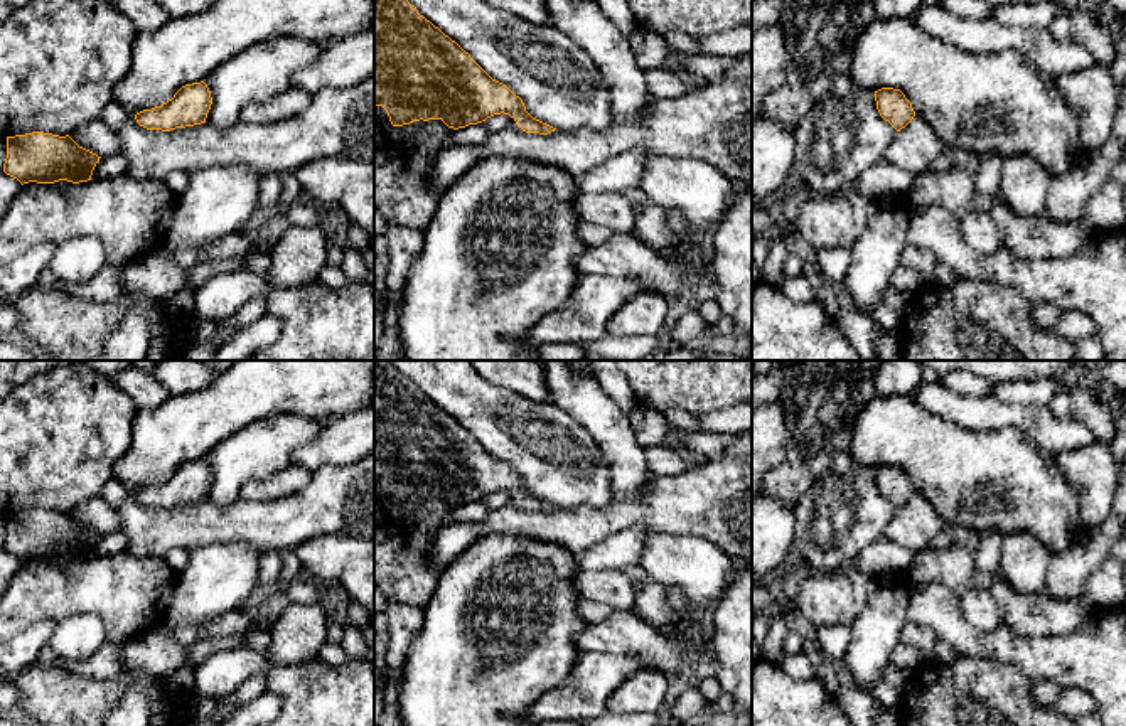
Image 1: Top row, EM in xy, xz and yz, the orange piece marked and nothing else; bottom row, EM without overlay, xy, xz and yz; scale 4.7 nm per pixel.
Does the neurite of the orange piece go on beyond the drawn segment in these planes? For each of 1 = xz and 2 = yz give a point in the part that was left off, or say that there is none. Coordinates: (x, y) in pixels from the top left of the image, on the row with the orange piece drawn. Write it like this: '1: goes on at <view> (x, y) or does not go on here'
1: does not go on here
2: does not go on here

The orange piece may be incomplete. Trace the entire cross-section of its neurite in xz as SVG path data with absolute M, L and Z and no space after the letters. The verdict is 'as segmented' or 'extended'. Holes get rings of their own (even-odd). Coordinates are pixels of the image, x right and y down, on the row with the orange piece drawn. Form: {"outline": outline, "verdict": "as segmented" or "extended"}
{"outline": "M374 0L374 104L386 109L393 126L442 120L458 130L504 113L526 133L548 135L556 130L533 118L519 96L492 79L408 0Z", "verdict": "as segmented"}

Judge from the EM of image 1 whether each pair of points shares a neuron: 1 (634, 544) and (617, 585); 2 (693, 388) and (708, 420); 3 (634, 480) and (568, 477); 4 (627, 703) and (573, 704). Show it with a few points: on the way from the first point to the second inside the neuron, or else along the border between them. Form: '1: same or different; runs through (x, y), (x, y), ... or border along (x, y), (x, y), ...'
1: different; border along (621, 570), (580, 571)
2: different; border along (734, 405), (698, 416)
3: different; border along (595, 442), (607, 465), (611, 492), (614, 496)
4: different; border along (634, 674), (611, 696), (605, 708)

